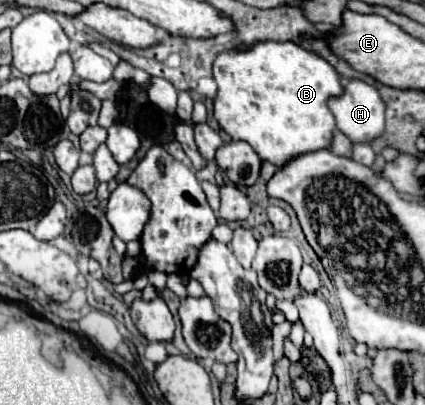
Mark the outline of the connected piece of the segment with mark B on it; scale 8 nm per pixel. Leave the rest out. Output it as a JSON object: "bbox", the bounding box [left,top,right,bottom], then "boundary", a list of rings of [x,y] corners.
{"bbox":[213,41,343,167],"boundary":[[[259,41],[245,49],[221,51],[213,61],[213,79],[219,87],[213,103],[213,113],[221,129],[233,139],[247,141],[263,161],[281,167],[301,153],[325,149],[331,145],[335,117],[327,107],[327,99],[341,95],[343,87],[339,73],[315,51],[309,51],[293,41]]]}

